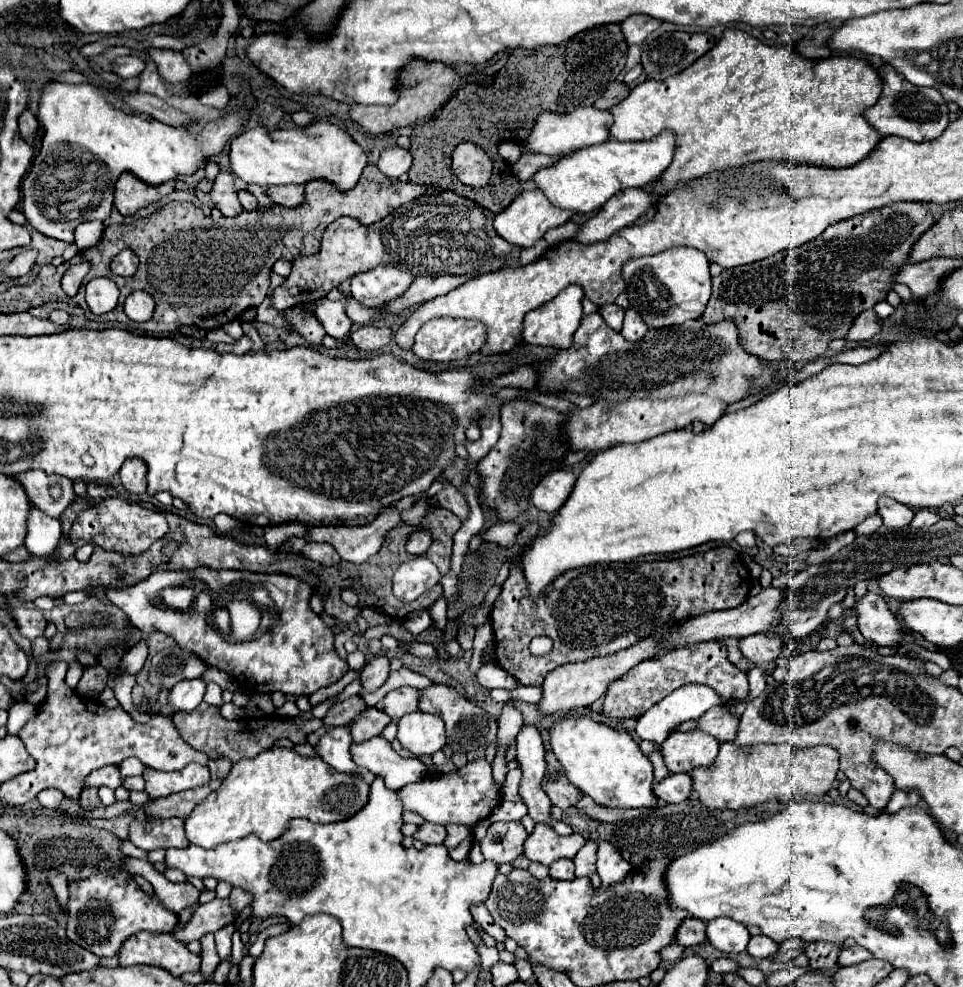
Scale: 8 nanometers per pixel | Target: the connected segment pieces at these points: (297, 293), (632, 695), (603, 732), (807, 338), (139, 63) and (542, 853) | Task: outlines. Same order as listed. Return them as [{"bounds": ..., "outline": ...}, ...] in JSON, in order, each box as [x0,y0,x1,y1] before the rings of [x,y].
[{"bounds":[269,192,549,310],"outline":[[[439,192],[407,202],[371,226],[363,226],[355,218],[343,216],[327,226],[323,232],[321,250],[317,254],[293,260],[291,274],[271,292],[269,300],[277,310],[297,304],[313,304],[315,300],[325,298],[327,292],[339,286],[343,280],[381,264],[399,266],[413,278],[439,274],[465,276],[477,272],[489,260],[499,256],[505,260],[503,268],[515,270],[535,262],[549,248],[545,240],[535,248],[511,248],[511,244],[501,240],[501,236],[495,232],[493,218],[493,212],[455,192]]]},{"bounds":[603,642,747,718],"outline":[[[703,642],[687,648],[679,648],[675,652],[667,652],[659,660],[643,660],[635,668],[631,668],[625,676],[613,680],[605,692],[603,714],[607,718],[639,718],[653,704],[663,700],[667,694],[677,690],[683,684],[707,684],[715,688],[725,702],[747,698],[747,674],[741,672],[727,658],[727,646],[723,642]]]},{"bounds":[551,716,659,808],"outline":[[[567,716],[551,728],[551,750],[569,782],[597,804],[609,808],[657,808],[659,798],[653,792],[653,766],[625,730],[593,722],[589,716]]]},{"bounds":[701,204,935,362],"outline":[[[891,204],[887,208],[879,208],[879,212],[867,212],[863,216],[843,220],[843,224],[827,228],[821,236],[799,248],[783,250],[765,260],[745,266],[727,268],[717,278],[713,278],[713,294],[701,320],[735,320],[739,328],[739,340],[743,340],[743,348],[751,350],[755,356],[767,362],[811,362],[815,358],[821,358],[827,352],[831,340],[847,336],[859,312],[873,308],[877,302],[885,300],[887,292],[893,288],[891,276],[895,274],[895,268],[907,264],[907,256],[915,240],[923,232],[927,232],[933,222],[935,220],[927,204]]]},{"bounds":[113,56,145,80],"outline":[[[121,56],[121,58],[117,58],[113,62],[113,72],[123,80],[135,78],[143,70],[145,70],[145,62],[141,58],[137,58],[137,56]]]},{"bounds":[525,824,585,866],"outline":[[[537,824],[533,834],[525,840],[525,856],[531,862],[541,862],[545,866],[553,864],[559,858],[575,858],[575,854],[585,846],[585,838],[581,834],[559,836],[551,826]]]}]

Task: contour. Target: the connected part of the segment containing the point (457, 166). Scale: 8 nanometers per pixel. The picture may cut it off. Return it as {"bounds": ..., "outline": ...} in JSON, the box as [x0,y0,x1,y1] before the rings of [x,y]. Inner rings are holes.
{"bounds":[453,142,491,186],"outline":[[[463,142],[455,148],[453,172],[463,184],[485,186],[489,182],[489,174],[491,174],[489,170],[491,170],[491,160],[479,146],[471,142]]]}

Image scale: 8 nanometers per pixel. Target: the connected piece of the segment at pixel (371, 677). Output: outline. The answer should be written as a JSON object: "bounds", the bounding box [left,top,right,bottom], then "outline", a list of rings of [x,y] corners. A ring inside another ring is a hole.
{"bounds":[361,656,389,692],"outline":[[[373,656],[361,672],[361,688],[373,692],[385,684],[389,678],[389,660],[385,656]]]}

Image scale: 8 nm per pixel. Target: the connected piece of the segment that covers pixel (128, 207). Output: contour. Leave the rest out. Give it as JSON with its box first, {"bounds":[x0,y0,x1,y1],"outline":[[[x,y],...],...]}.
{"bounds":[115,172,175,216],"outline":[[[123,172],[115,184],[115,208],[123,216],[135,214],[139,208],[149,206],[149,204],[161,200],[163,196],[167,196],[173,188],[175,188],[175,182],[171,182],[171,180],[151,186],[151,184],[139,180],[137,176],[133,176],[131,172]]]}

